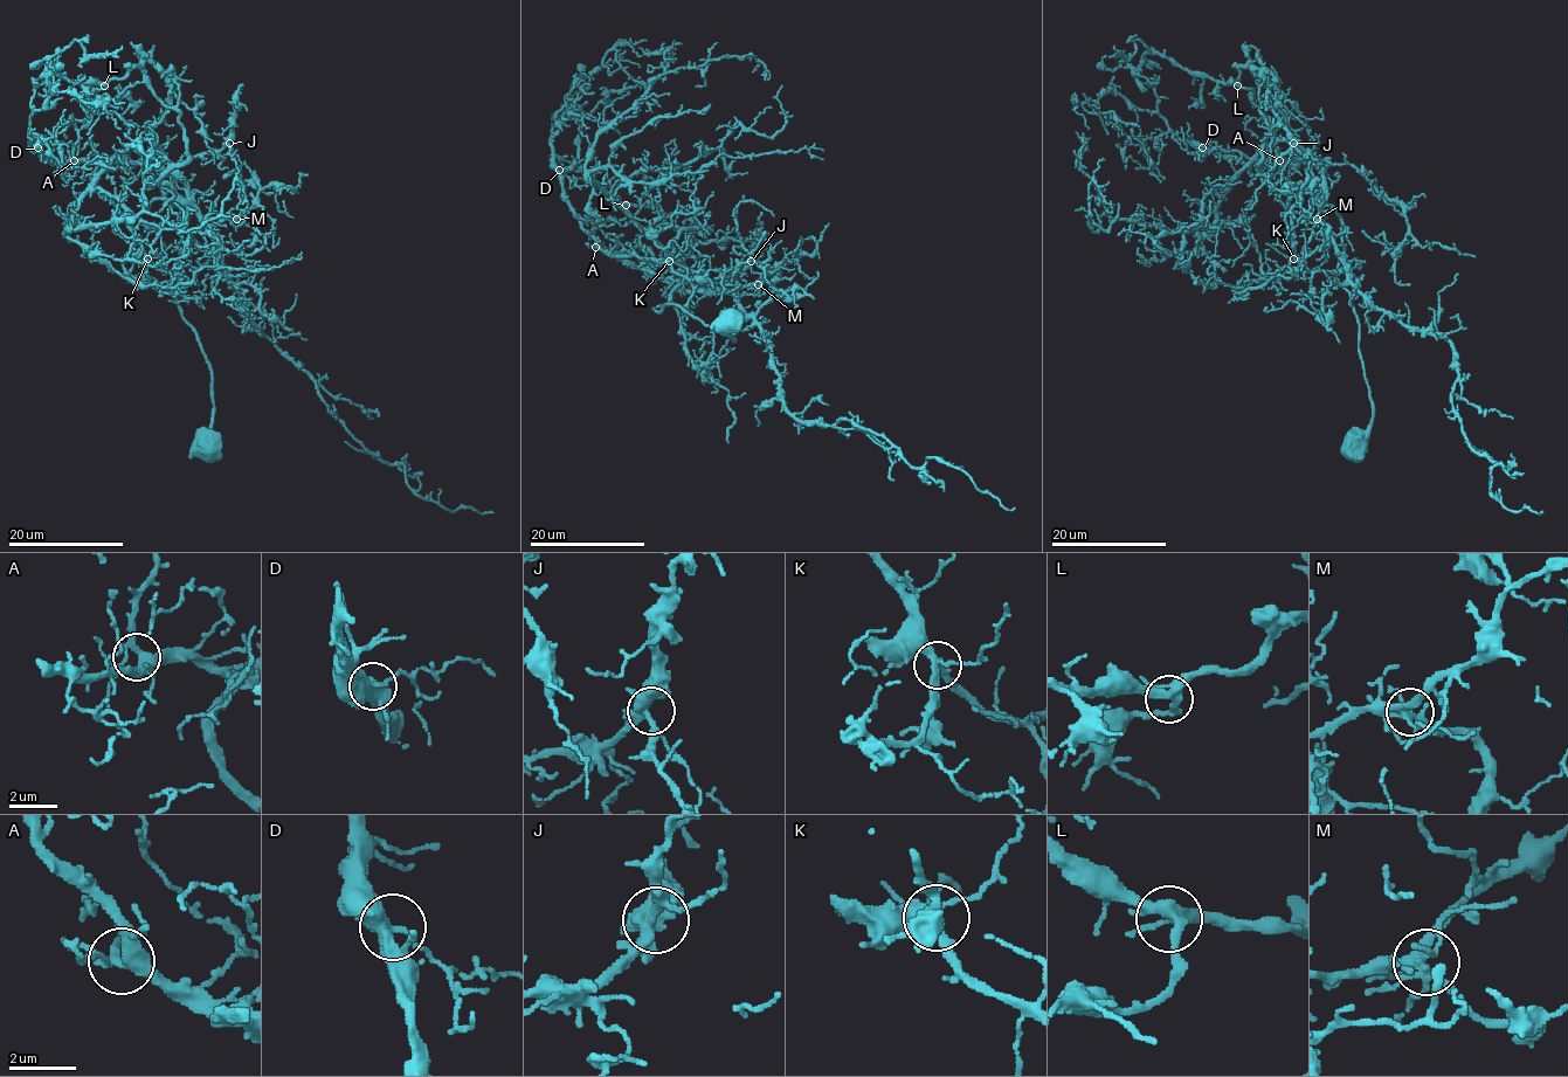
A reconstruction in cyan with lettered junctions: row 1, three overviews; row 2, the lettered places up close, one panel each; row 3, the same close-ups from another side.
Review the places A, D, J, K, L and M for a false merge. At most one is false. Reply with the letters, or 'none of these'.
D

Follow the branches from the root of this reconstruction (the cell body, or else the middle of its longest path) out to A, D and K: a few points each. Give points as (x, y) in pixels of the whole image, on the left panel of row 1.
A: (212, 449), (211, 365), (178, 299), (147, 275), (133, 240), (131, 218), (163, 190), (143, 165), (74, 160)
D: (212, 449), (211, 365), (133, 240), (131, 218), (163, 197), (160, 184), (143, 165), (56, 165), (38, 147)
K: (212, 449), (211, 365), (133, 240), (131, 218), (163, 190), (143, 165), (106, 161), (92, 185), (147, 259)

